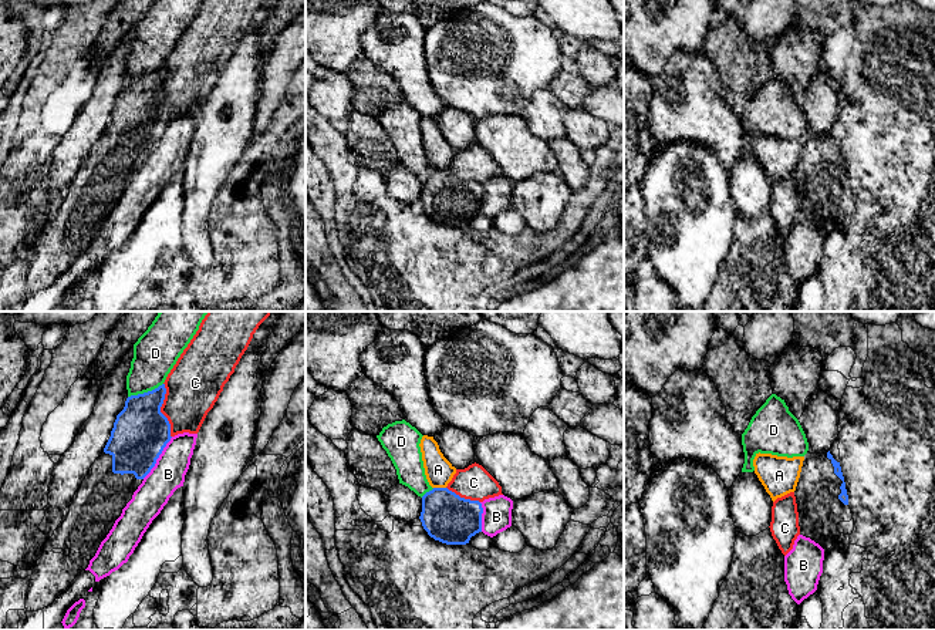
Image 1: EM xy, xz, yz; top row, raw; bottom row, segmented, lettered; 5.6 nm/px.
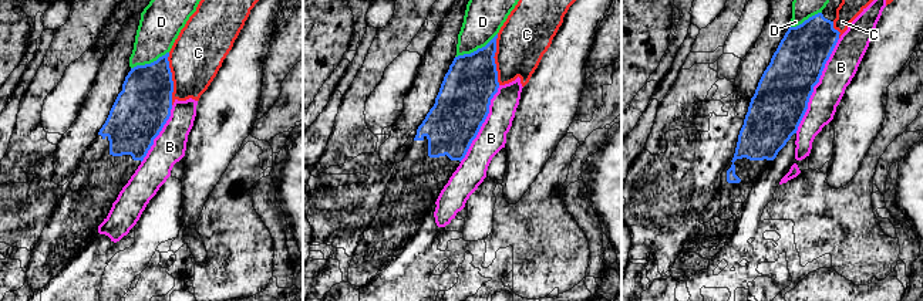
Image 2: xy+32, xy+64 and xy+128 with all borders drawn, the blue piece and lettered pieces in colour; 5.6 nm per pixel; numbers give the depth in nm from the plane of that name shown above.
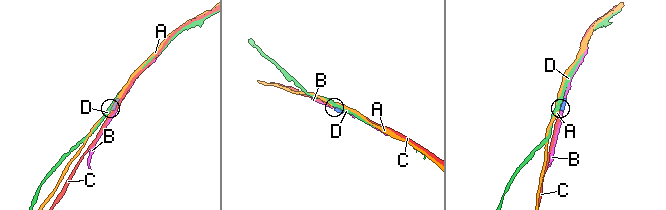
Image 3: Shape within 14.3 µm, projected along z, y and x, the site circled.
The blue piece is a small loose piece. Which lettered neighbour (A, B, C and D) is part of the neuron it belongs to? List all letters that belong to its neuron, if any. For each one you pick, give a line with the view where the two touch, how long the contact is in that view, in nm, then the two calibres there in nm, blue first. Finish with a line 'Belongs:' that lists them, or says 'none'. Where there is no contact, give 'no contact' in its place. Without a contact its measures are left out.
Belongs: none

